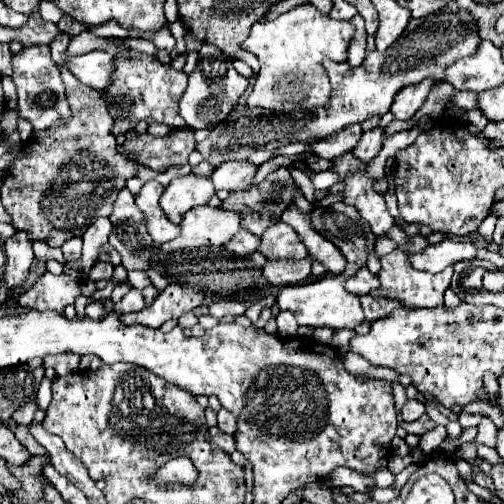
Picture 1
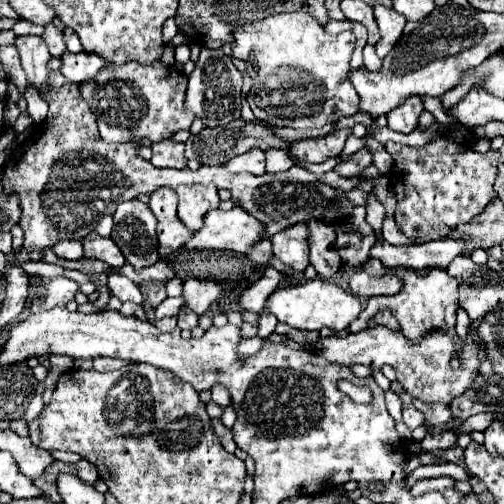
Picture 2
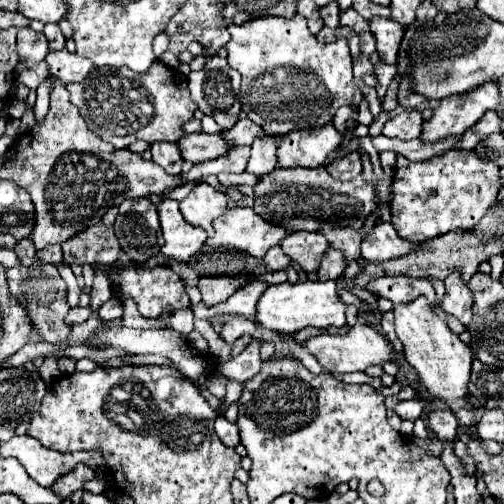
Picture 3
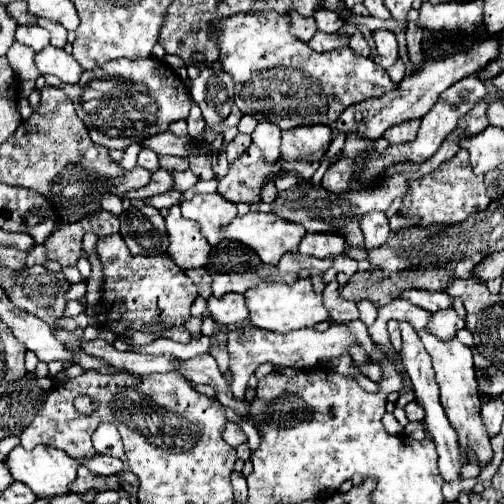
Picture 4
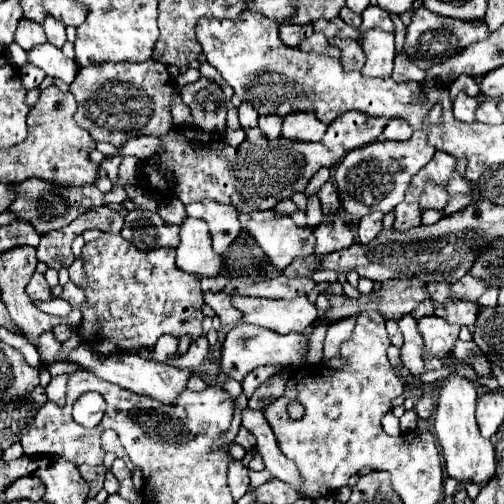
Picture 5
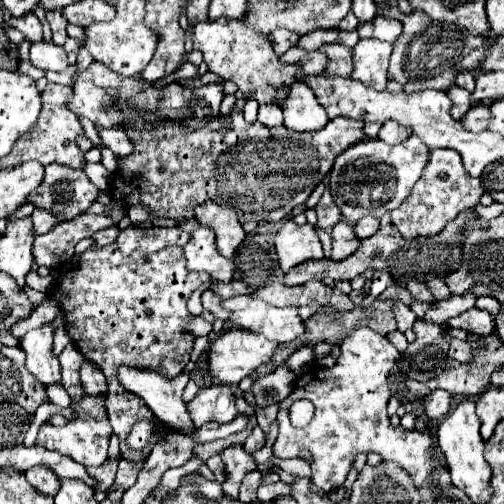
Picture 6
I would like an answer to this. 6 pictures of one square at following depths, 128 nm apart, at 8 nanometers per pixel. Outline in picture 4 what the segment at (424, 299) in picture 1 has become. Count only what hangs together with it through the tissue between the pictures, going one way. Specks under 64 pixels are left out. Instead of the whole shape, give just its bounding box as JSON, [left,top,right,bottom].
[418,328,492,466]

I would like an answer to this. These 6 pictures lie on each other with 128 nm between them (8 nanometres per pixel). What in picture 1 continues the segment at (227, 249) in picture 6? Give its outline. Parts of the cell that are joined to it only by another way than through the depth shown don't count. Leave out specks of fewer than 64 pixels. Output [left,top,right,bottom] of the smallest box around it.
[160,174,214,224]

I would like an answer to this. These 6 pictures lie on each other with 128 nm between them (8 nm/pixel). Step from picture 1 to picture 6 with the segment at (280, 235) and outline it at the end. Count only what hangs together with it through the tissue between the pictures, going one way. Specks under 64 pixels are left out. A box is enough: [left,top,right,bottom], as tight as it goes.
[330,220,360,260]

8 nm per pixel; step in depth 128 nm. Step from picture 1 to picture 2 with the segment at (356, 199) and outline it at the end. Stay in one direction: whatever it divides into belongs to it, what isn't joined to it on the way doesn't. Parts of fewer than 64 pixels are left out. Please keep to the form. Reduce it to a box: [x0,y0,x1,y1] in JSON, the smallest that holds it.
[366,194,386,234]

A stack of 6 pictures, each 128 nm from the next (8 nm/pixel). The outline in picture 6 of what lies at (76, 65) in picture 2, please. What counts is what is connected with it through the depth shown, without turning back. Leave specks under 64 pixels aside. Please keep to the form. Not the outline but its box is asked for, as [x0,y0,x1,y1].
[30,42,68,72]

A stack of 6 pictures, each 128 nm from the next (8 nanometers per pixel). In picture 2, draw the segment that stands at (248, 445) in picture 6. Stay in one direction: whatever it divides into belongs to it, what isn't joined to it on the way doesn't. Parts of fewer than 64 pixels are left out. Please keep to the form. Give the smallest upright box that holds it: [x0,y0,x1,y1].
[214,420,236,452]

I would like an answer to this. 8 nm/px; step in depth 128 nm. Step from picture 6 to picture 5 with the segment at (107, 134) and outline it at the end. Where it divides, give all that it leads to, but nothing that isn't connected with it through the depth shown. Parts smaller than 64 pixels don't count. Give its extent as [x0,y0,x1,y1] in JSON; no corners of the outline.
[118,136,160,160]

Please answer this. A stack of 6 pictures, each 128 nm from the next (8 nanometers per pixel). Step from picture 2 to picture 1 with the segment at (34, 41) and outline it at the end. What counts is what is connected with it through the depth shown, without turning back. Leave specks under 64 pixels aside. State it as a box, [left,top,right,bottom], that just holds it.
[12,46,72,132]

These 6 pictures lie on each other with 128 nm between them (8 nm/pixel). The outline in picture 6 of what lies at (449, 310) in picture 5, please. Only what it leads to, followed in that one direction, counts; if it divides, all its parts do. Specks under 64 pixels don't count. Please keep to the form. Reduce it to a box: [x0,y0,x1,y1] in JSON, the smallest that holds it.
[446,308,494,336]

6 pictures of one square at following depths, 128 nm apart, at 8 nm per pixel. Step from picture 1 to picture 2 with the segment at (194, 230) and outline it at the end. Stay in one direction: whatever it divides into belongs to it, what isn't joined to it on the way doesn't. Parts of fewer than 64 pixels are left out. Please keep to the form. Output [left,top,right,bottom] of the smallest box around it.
[186,208,264,254]

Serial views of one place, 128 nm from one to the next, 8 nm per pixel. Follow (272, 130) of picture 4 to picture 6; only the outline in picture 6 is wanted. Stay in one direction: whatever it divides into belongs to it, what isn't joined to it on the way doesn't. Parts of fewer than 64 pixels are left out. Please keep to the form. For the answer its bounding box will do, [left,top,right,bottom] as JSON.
[258,104,282,128]

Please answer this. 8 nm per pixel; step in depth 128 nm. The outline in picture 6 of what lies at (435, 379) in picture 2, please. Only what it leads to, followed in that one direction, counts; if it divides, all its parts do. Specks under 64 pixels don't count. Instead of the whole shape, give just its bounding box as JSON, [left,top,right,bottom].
[210,328,278,384]

